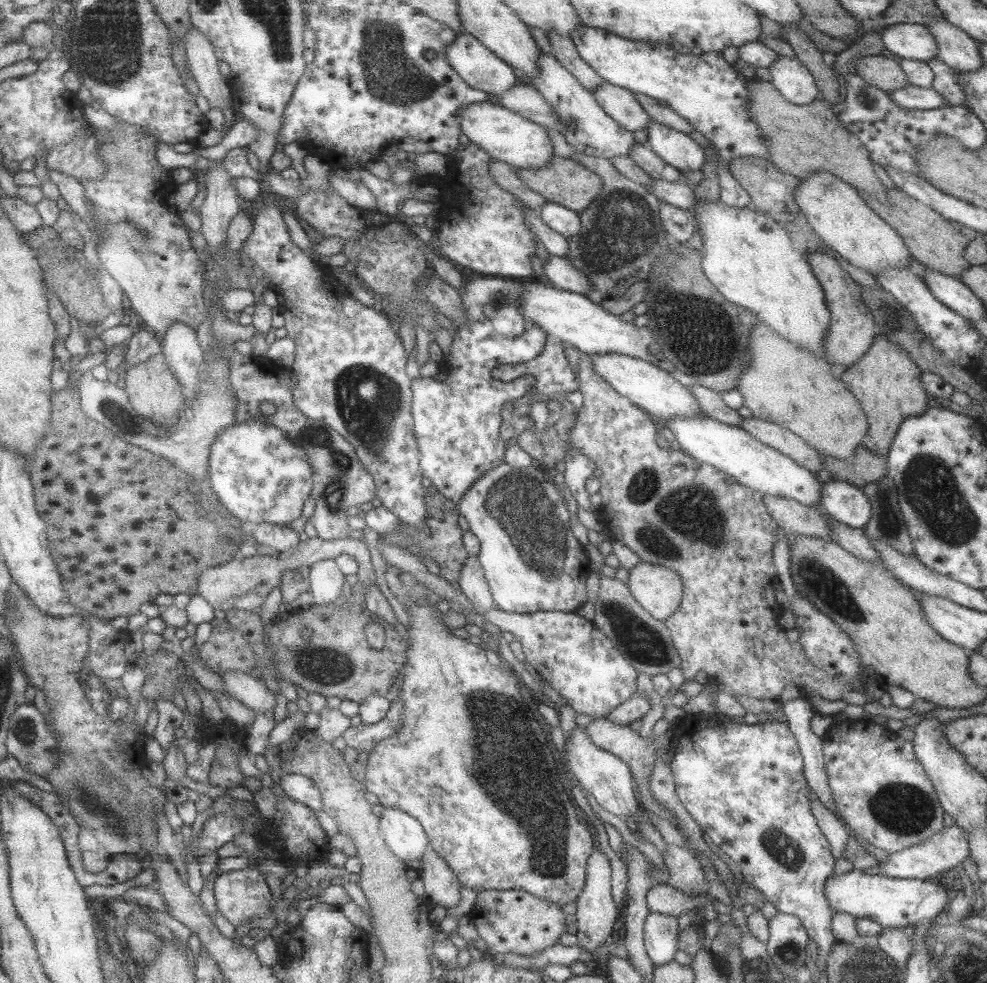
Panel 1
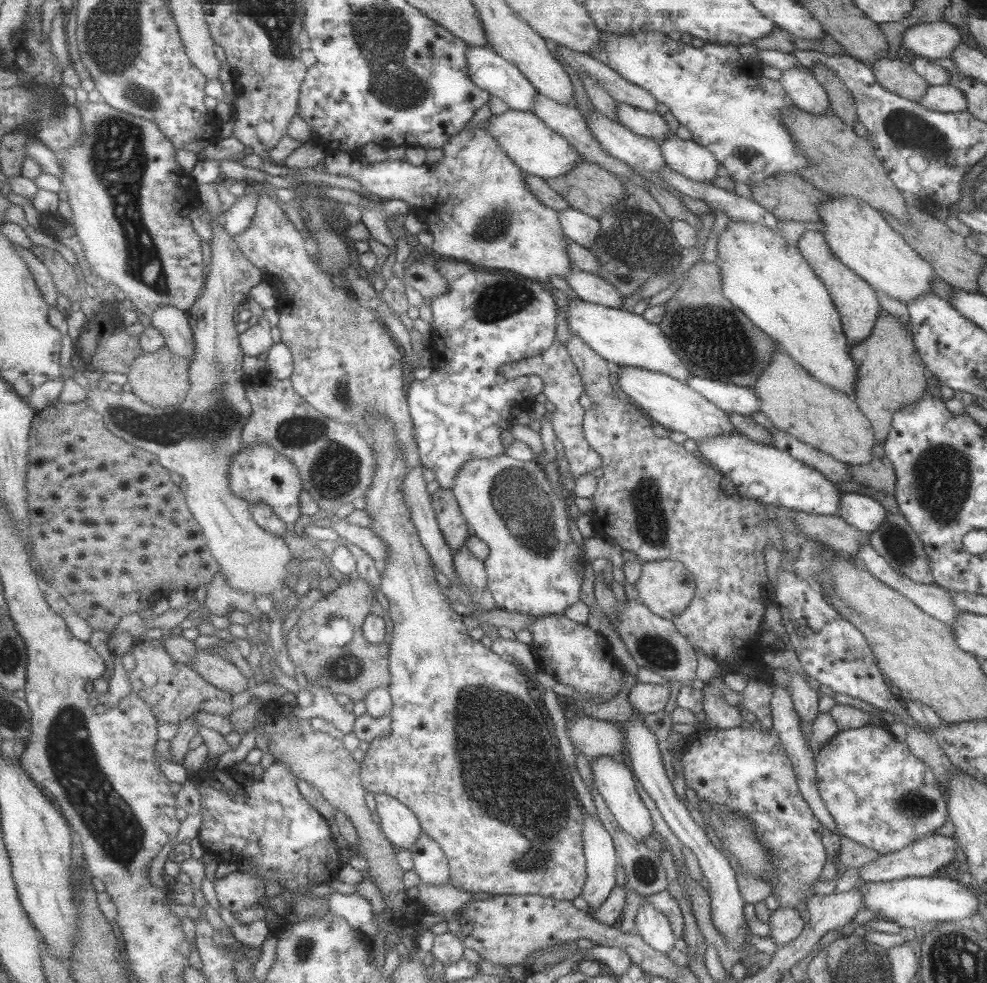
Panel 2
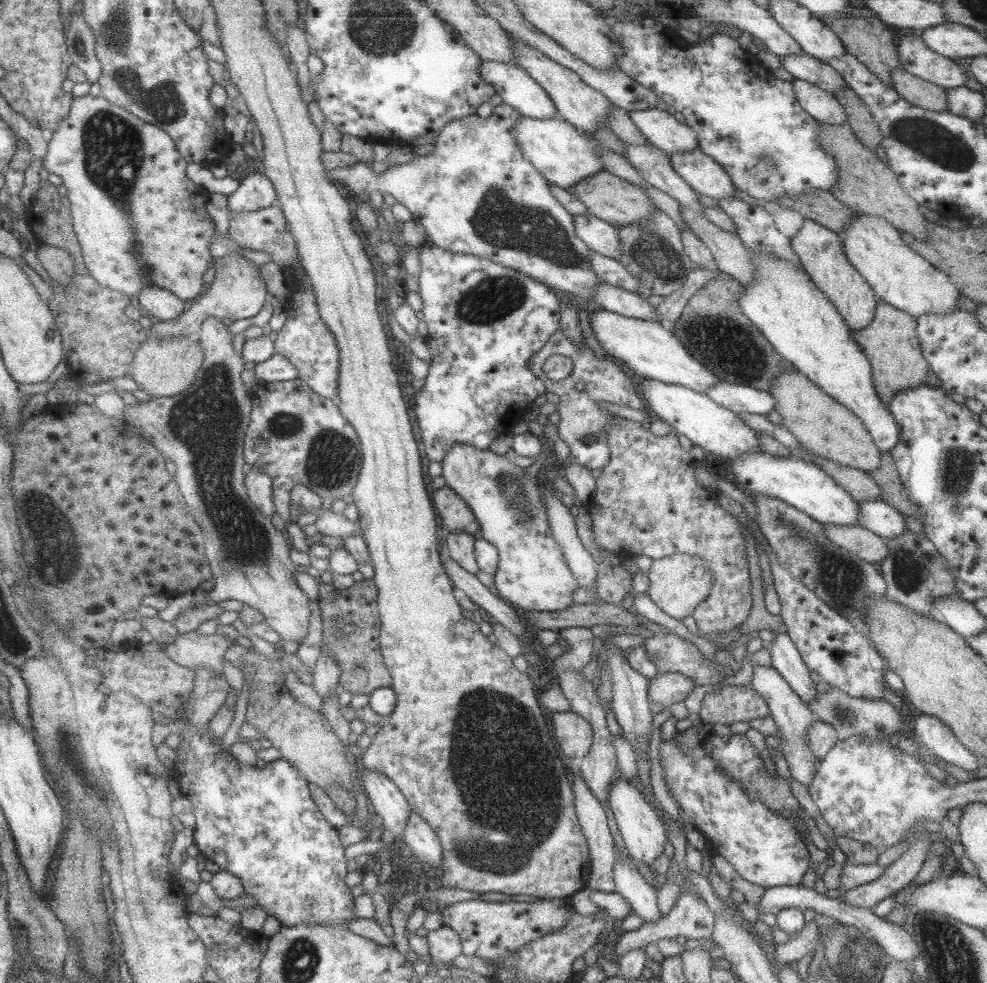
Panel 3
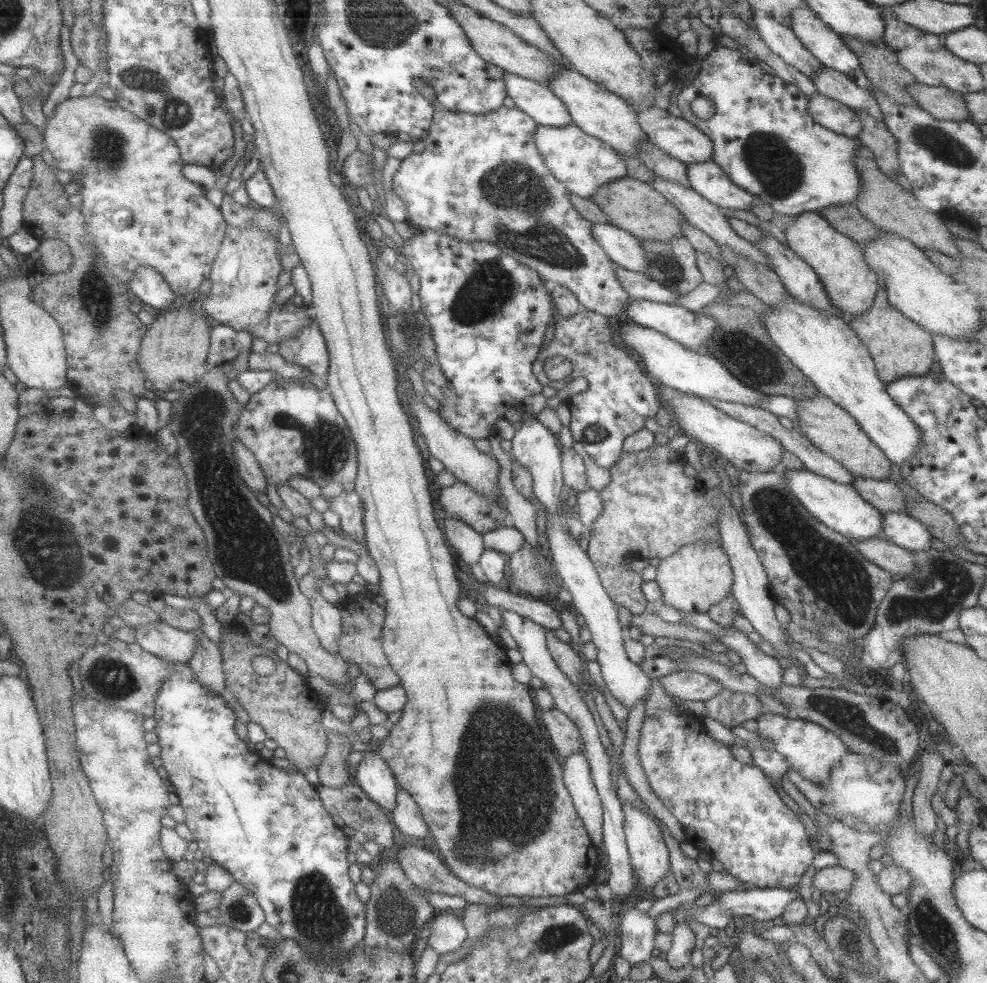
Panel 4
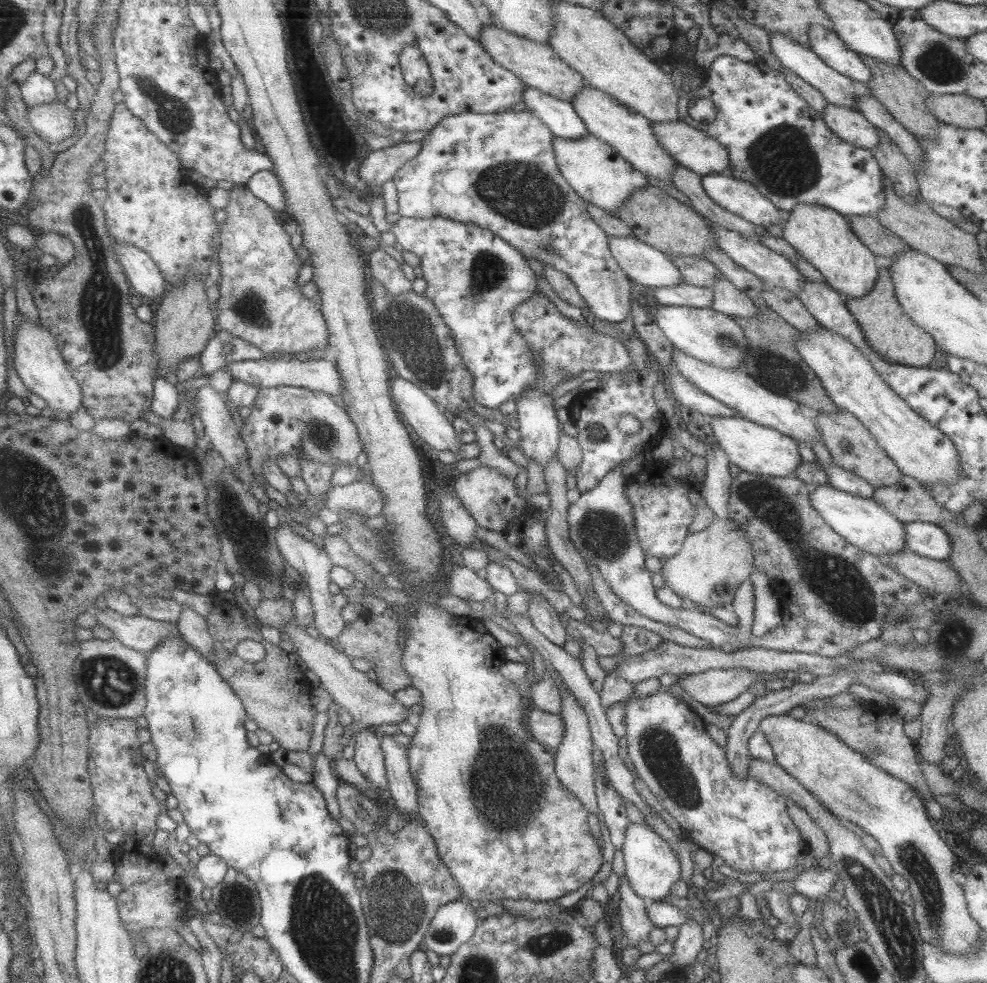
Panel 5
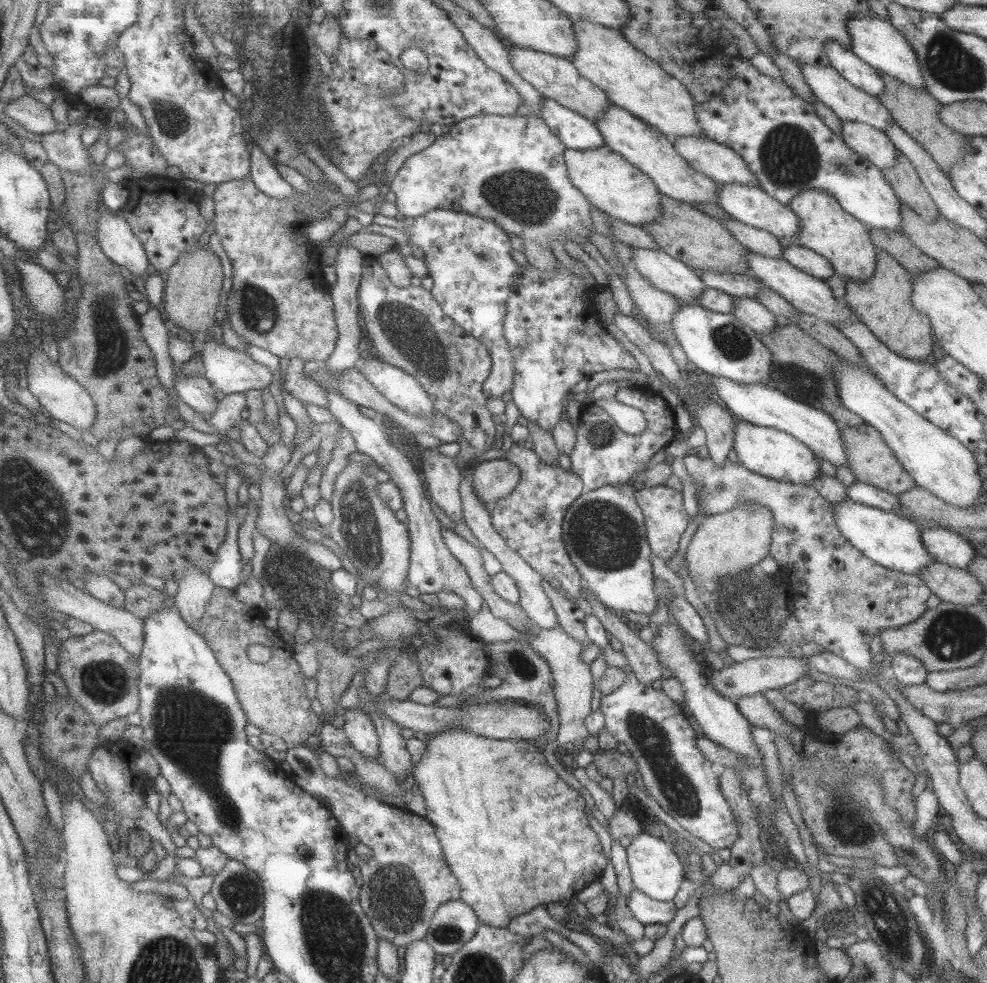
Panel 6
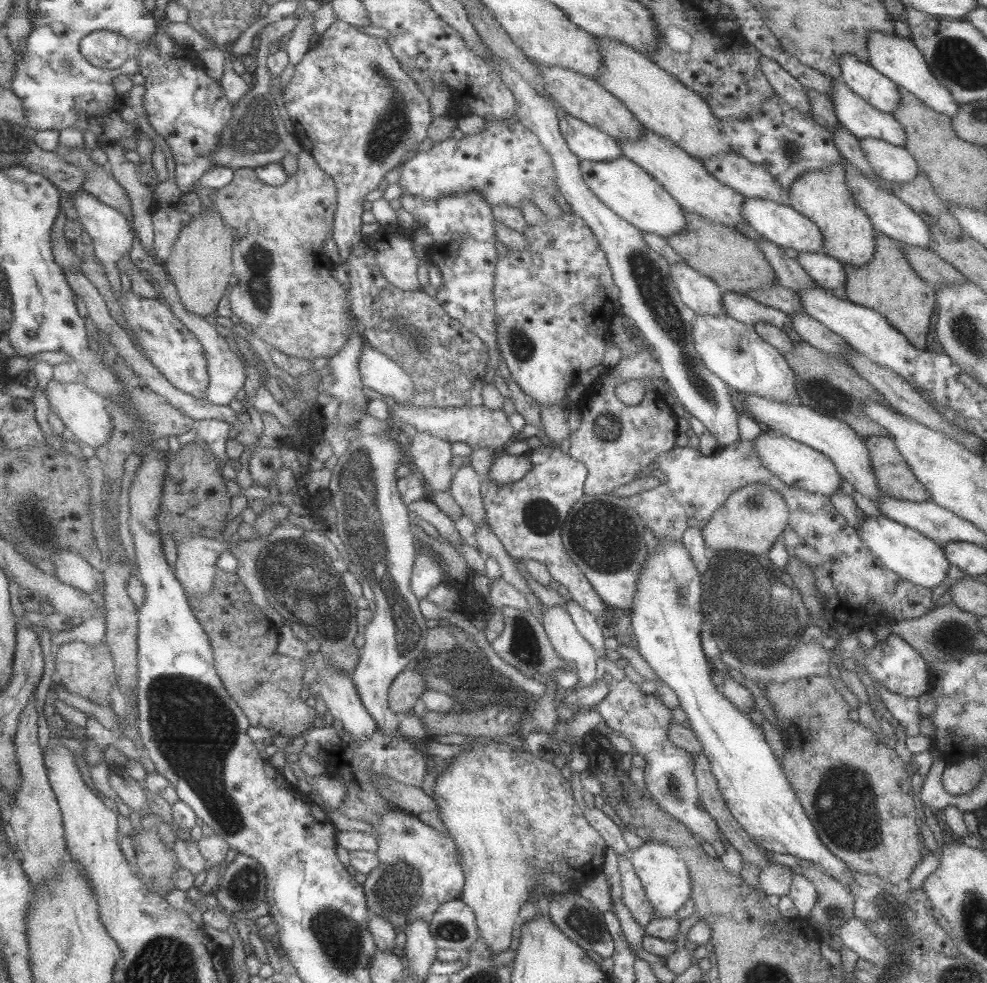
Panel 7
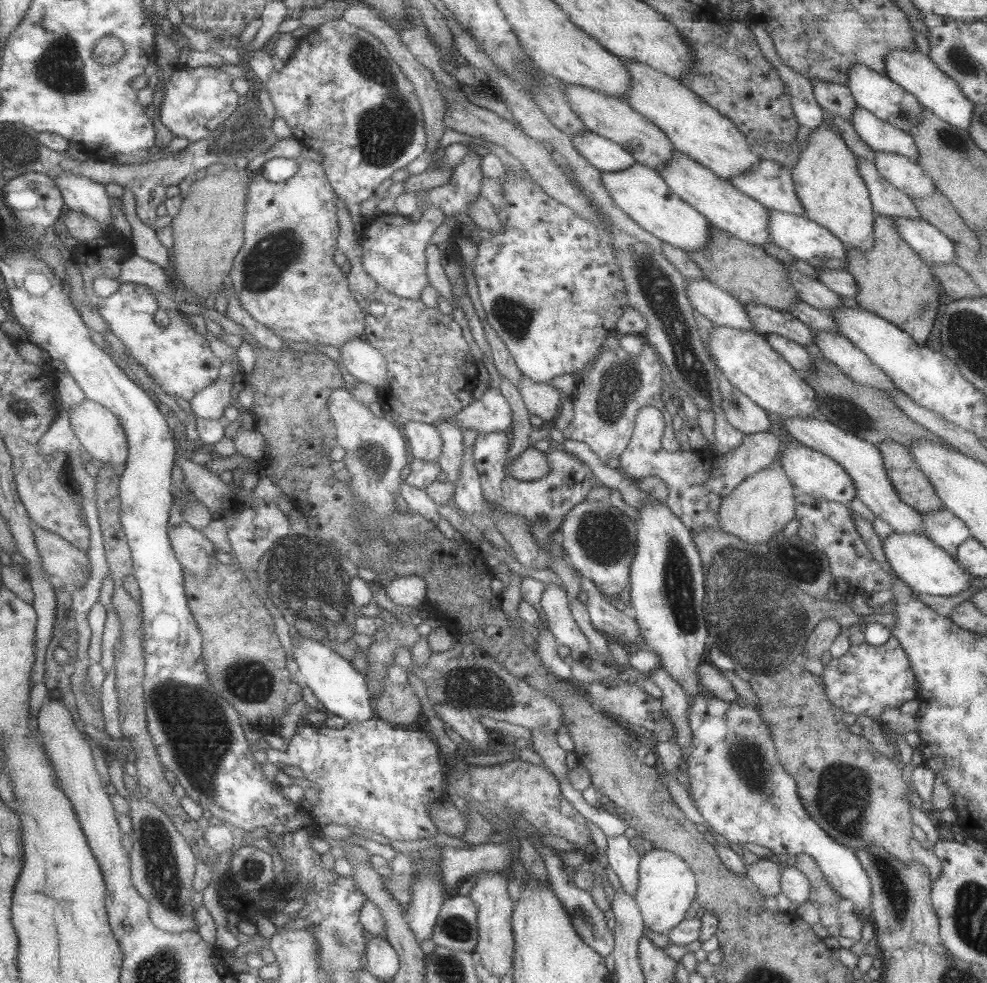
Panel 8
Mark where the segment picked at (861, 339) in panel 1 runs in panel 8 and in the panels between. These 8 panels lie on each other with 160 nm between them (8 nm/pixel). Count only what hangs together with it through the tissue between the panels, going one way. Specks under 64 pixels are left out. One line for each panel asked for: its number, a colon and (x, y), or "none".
2: (856, 303)
3: (819, 250)
4: (851, 286)
5: (821, 236)
6: (844, 242)
7: (847, 234)
8: (825, 179)

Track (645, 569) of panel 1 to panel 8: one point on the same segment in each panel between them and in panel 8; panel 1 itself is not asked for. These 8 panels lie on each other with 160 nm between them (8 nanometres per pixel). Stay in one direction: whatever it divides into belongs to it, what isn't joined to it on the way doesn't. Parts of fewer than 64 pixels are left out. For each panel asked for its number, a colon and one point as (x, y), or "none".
2: (665, 587)
3: (678, 582)
4: (697, 575)
5: (710, 565)
6: (726, 544)
7: (752, 518)
8: (761, 505)

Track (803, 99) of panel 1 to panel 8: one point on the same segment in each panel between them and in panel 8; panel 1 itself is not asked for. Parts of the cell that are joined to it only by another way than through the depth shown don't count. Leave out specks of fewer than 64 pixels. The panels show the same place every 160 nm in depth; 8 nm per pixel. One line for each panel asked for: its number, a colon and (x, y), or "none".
2: (801, 87)
3: (822, 106)
4: (833, 115)
5: (849, 125)
6: (870, 143)
7: (893, 163)
8: (904, 174)

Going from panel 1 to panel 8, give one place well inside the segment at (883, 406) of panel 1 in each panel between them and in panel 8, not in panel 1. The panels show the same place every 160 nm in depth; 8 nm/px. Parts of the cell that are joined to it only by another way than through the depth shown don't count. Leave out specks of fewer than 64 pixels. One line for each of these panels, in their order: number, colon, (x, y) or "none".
2: (891, 375)
3: (889, 342)
4: (899, 347)
5: (889, 332)
6: (882, 304)
7: (887, 284)
8: (894, 283)

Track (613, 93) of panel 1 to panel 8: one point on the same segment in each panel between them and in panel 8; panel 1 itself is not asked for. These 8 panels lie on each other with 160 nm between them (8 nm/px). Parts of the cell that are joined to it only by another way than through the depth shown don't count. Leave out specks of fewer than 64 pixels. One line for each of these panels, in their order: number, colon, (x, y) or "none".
2: (648, 124)
3: (660, 129)
4: (678, 138)
5: (692, 148)
6: (718, 162)
7: (752, 180)
8: (768, 182)

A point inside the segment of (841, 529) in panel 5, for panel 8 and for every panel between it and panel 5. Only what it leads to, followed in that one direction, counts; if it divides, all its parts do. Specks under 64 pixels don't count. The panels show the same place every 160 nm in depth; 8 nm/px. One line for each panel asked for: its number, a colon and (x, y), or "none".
6: (887, 539)
7: (917, 559)
8: (925, 568)

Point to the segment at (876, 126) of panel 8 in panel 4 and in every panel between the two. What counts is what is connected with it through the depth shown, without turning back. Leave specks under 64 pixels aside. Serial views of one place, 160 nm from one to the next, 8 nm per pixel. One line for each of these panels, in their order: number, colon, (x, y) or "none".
4: (779, 39)
5: (839, 90)
6: (849, 103)
7: (860, 118)

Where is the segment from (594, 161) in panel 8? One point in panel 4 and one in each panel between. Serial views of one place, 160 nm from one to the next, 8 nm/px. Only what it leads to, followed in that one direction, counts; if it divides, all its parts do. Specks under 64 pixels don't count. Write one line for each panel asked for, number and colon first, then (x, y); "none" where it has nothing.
4: (536, 100)
5: (558, 115)
6: (573, 131)
7: (586, 142)

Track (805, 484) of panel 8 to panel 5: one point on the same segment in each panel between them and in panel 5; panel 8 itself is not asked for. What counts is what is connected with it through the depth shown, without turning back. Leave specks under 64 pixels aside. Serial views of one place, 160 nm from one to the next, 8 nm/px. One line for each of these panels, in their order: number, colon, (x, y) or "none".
5: (755, 449)
6: (771, 453)
7: (797, 465)

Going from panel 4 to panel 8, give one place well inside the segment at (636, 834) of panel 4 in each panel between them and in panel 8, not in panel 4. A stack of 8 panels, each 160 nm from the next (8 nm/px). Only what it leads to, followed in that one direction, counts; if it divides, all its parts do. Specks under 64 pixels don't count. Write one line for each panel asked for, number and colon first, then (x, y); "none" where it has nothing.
5: (651, 867)
6: (656, 871)
7: (662, 872)
8: (666, 886)

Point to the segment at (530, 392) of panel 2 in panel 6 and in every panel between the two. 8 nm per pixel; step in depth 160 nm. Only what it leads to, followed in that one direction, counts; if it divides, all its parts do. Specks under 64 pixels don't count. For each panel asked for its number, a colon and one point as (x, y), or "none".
3: (484, 320)
4: (487, 313)
5: (475, 280)
6: (468, 259)

